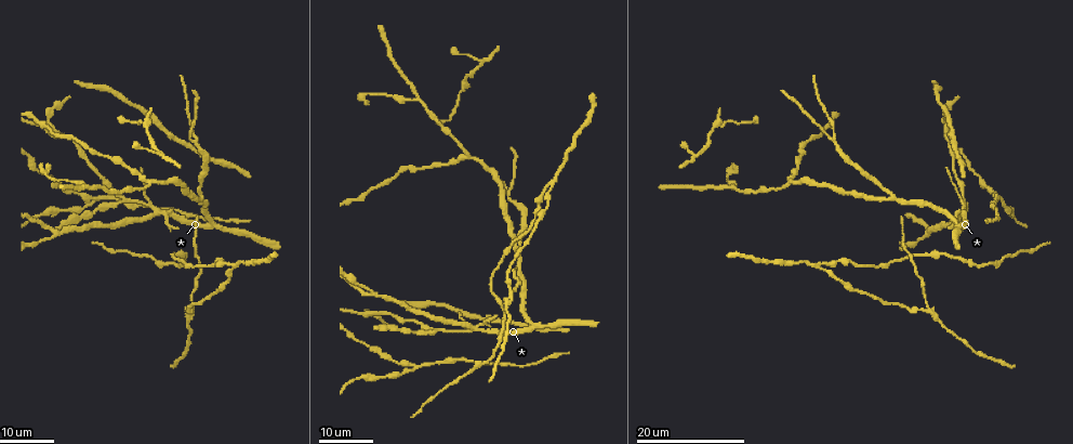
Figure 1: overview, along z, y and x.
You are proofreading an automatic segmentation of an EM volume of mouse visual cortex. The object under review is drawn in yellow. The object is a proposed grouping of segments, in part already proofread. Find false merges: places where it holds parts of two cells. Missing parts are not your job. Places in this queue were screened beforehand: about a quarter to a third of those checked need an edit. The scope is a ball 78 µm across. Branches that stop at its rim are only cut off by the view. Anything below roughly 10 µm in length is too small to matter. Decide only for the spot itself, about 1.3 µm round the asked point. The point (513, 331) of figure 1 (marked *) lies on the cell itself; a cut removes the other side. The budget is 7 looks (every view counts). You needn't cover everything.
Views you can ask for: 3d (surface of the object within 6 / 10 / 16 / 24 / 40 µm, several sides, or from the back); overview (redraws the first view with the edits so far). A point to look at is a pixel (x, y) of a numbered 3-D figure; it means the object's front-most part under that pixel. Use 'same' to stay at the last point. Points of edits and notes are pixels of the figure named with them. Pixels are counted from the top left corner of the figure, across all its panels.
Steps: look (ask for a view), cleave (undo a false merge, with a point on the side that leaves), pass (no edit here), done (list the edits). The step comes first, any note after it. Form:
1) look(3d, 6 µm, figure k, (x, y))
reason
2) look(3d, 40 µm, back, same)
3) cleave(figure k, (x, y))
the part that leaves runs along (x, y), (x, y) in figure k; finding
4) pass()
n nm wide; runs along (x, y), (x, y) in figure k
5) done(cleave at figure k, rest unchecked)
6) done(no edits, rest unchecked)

look(3d, 24 µm, figure 1, (927, 312))
three-way junction

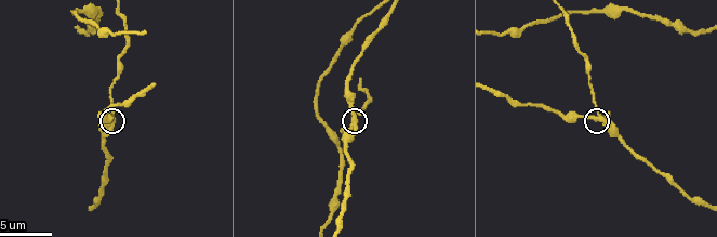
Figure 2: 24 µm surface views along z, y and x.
look(3d, 6 µm, figure 2, (599, 118))
zoom in

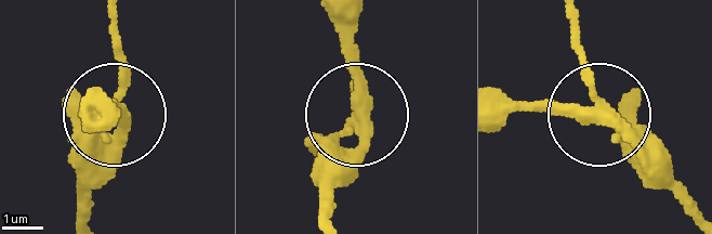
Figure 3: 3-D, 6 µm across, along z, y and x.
look(3d, 6 µm, back, figure 3, (595, 115))

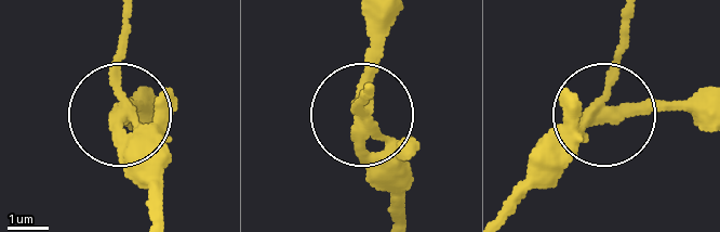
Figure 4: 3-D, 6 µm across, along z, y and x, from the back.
cleave(figure 4, (120, 82))
3 arms; a second cell is stuck on

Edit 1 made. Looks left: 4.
look(overview)

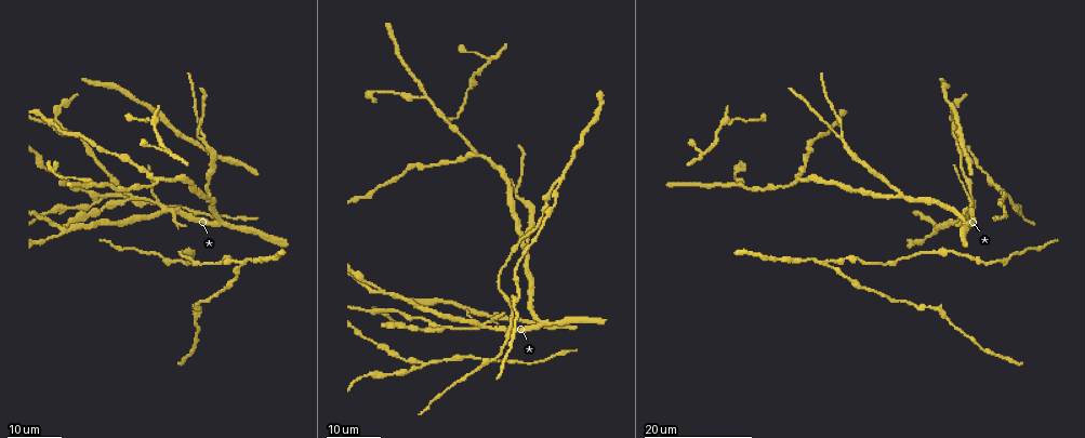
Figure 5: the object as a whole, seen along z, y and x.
look(3d, 24 µm, figure 5, (455, 360))

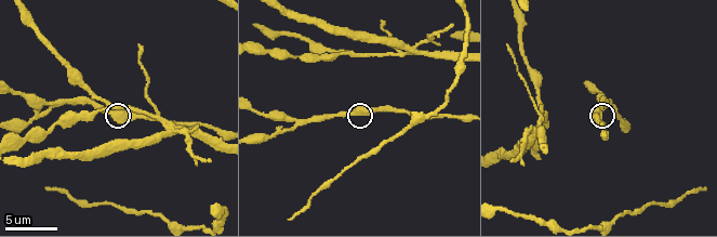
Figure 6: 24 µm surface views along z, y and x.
look(3d, 10 µm, figure 6, (113, 114))

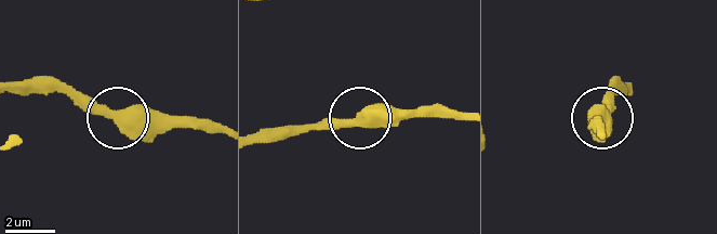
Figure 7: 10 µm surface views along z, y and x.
pass()
continuous, no second cell

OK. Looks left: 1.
look(3d, 10 µm, figure 6, (534, 128))
four arms meet

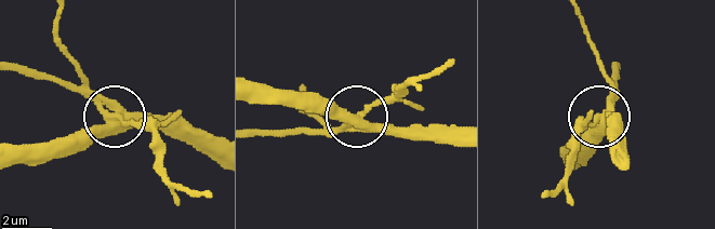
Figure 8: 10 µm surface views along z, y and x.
cleave(figure 8, (370, 108))
side arm 83 µm; the part that leaves runs along (100, 106), (61, 40), (58, 15) in figure 8; two cells meet here

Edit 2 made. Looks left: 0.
done(cleave at figure 4, cleave at figure 8, rest unchecked)

